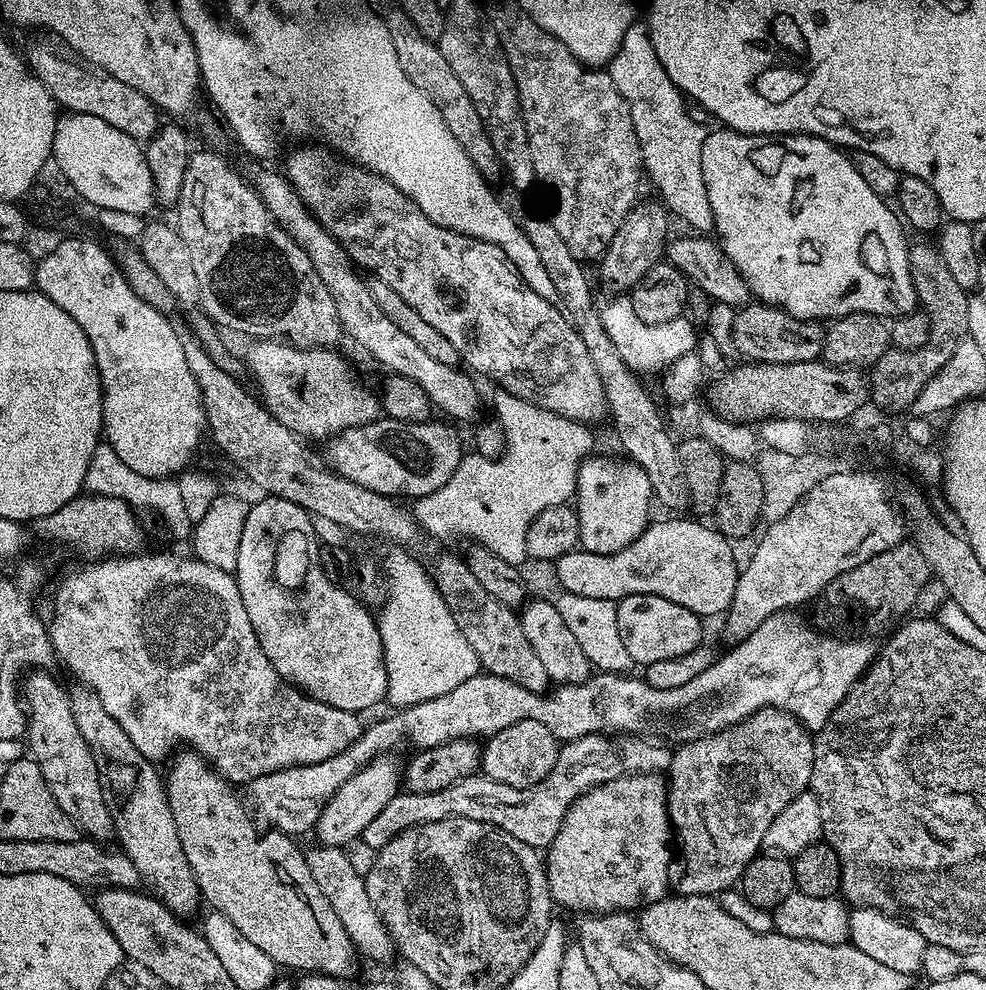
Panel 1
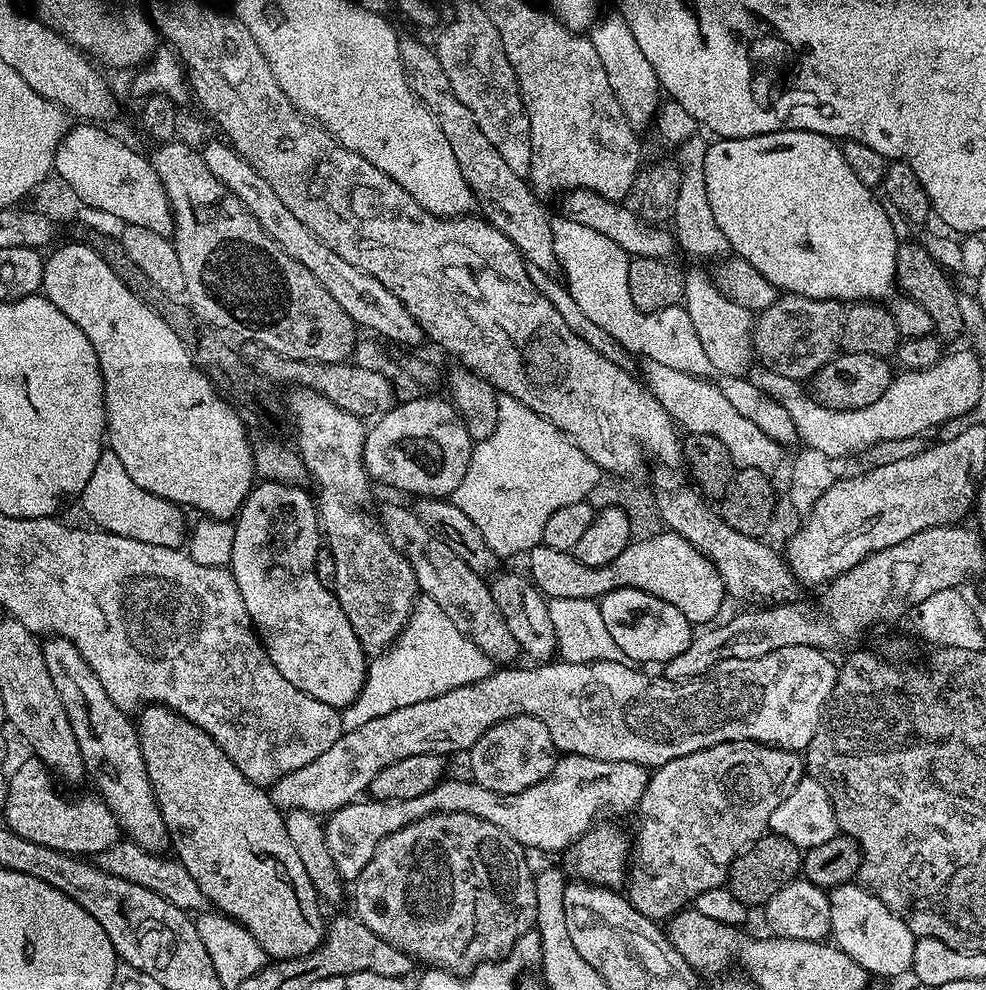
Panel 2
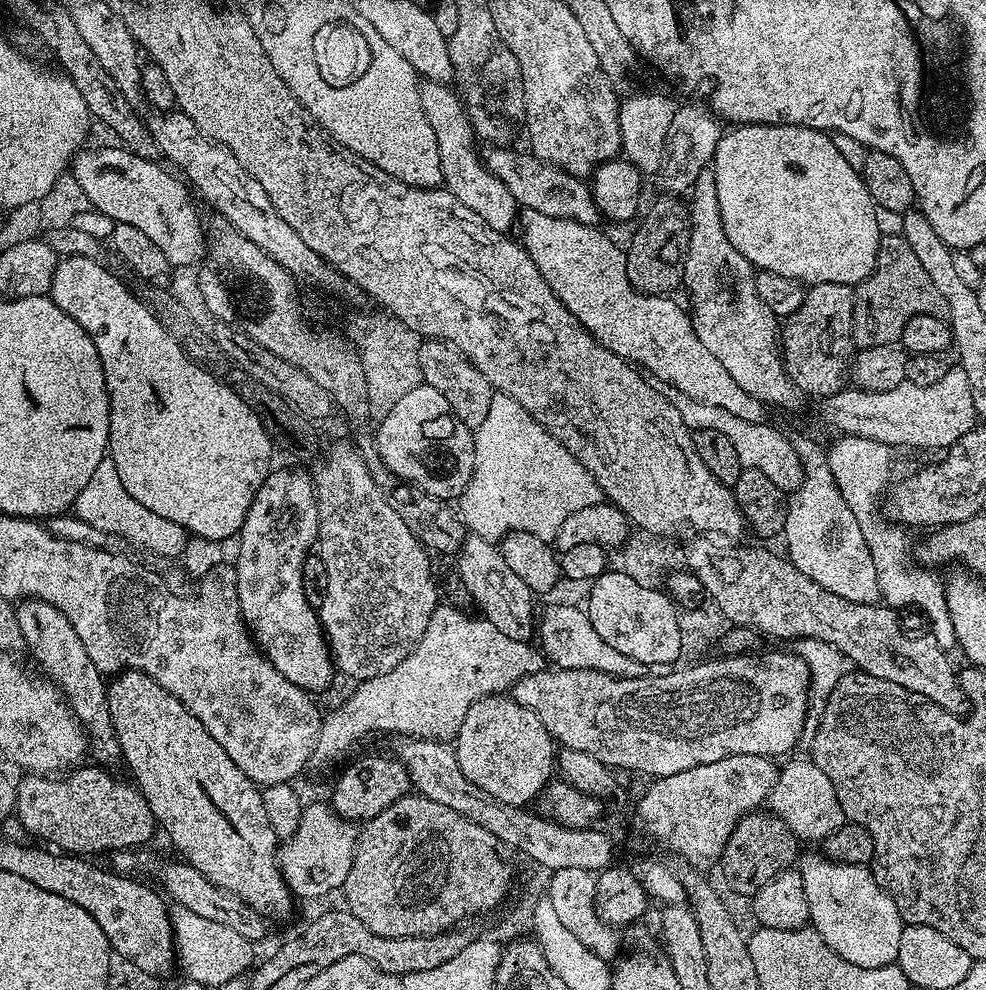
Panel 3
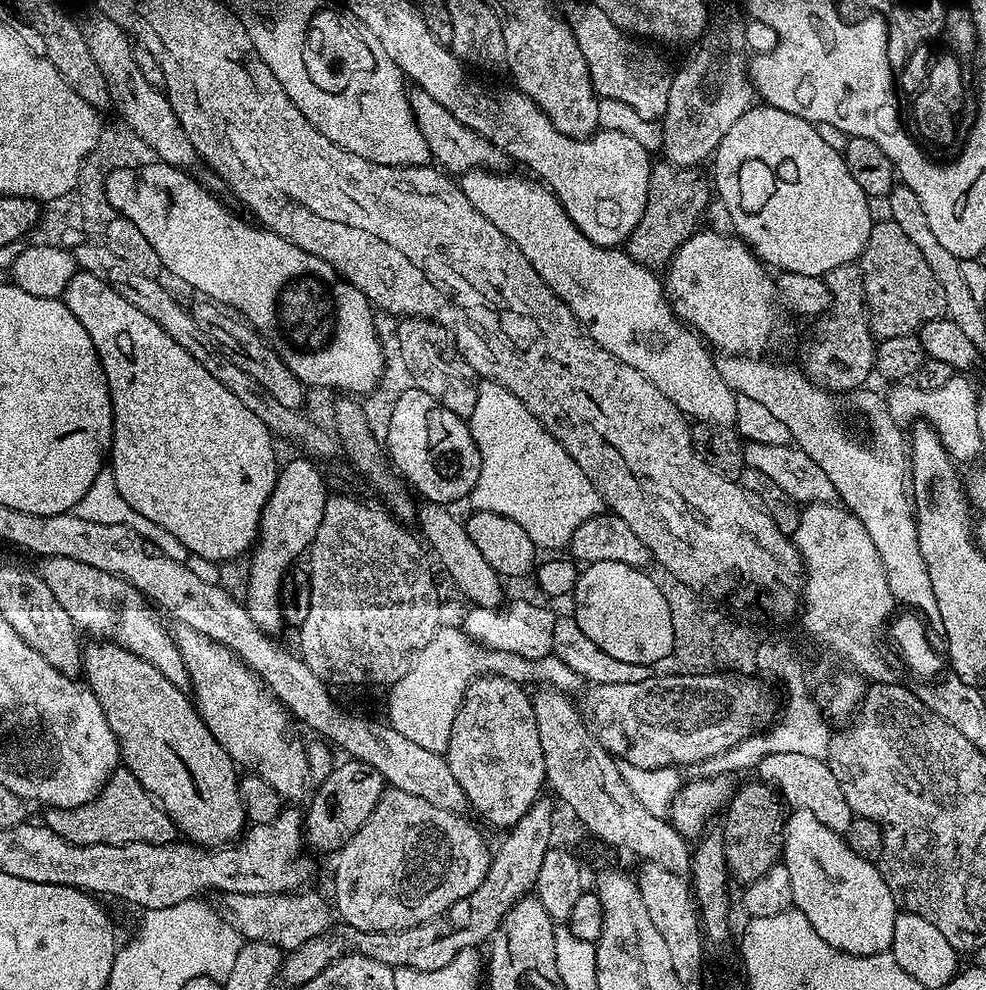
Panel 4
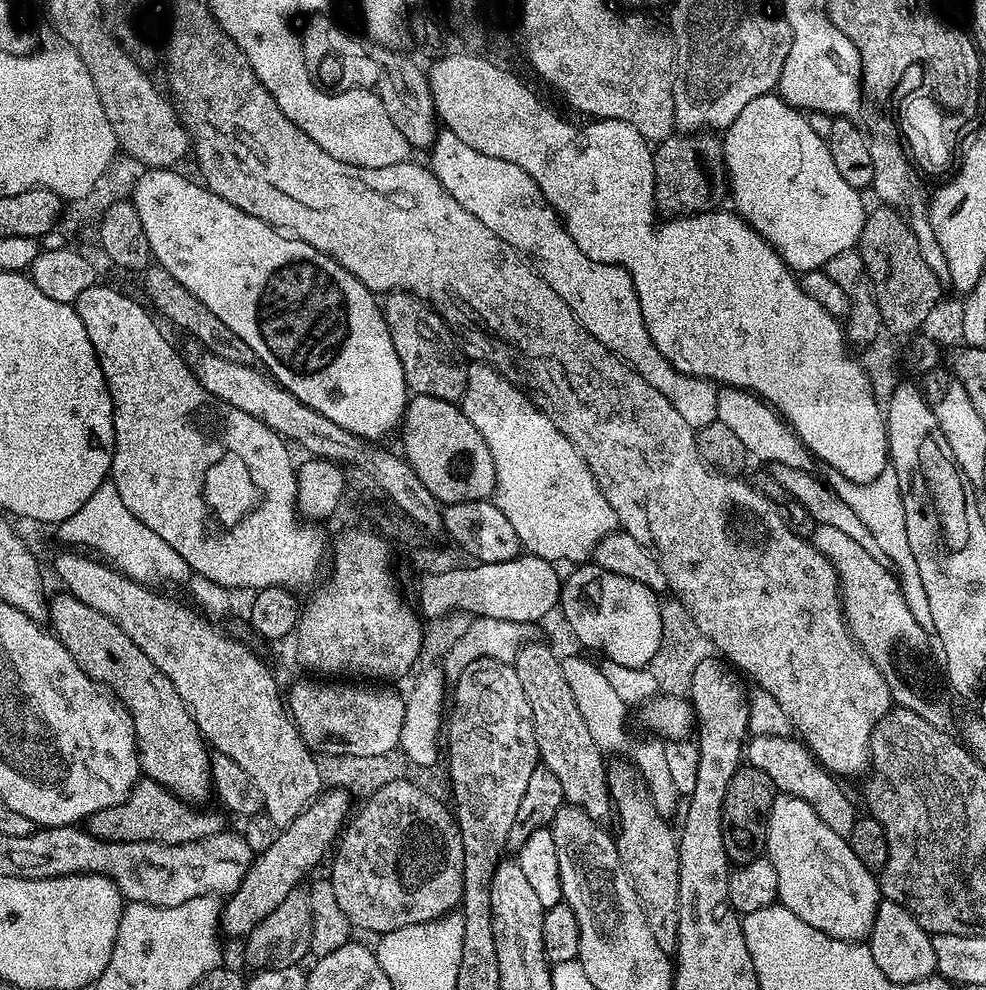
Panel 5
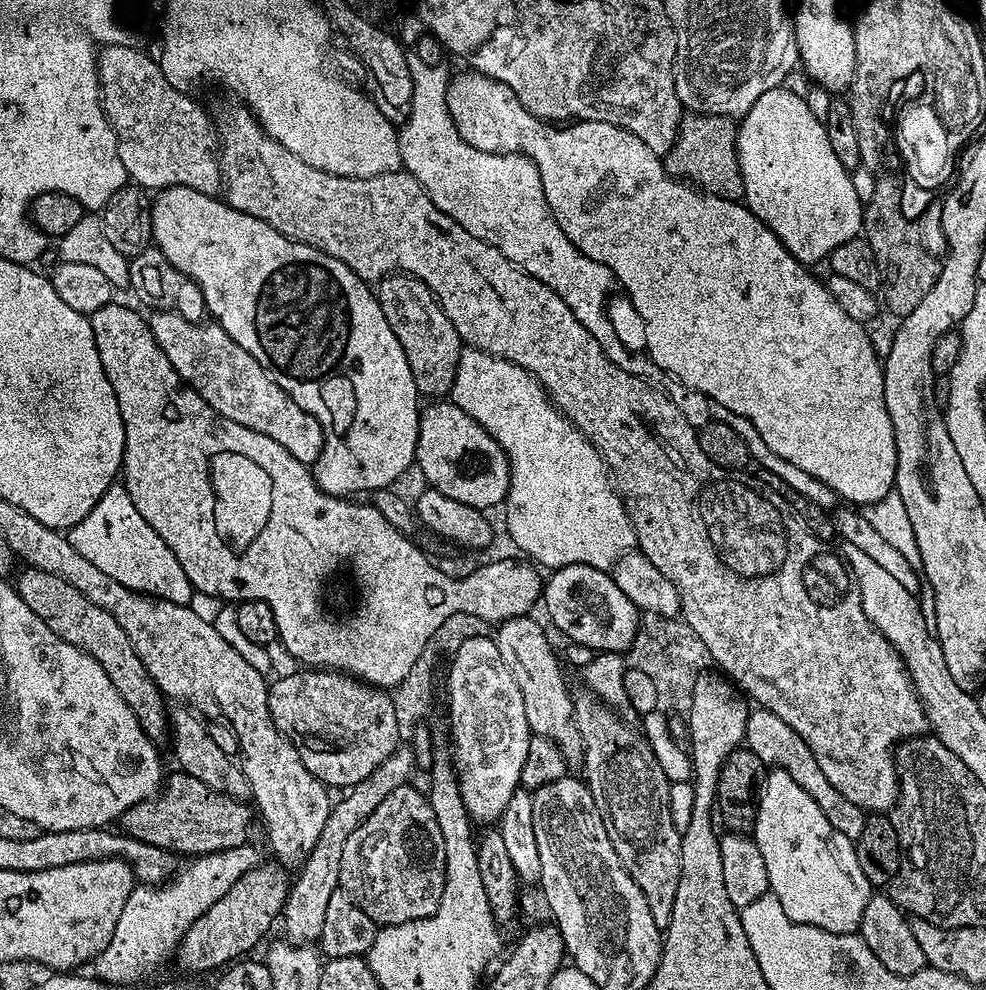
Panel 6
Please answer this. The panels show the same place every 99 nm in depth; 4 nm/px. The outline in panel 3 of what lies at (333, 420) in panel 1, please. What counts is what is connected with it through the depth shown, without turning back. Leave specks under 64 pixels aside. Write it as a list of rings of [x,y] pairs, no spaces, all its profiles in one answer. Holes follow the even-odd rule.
[[[355,443],[334,445],[332,453],[327,453],[322,466],[317,467],[316,470],[314,487],[318,506],[318,554],[322,558],[322,564],[326,566],[326,594],[318,605],[320,623],[328,637],[332,659],[341,673],[345,672],[352,682],[378,678],[382,674],[394,670],[394,666],[398,666],[398,662],[406,659],[416,649],[416,644],[422,638],[422,634],[426,634],[426,626],[430,626],[430,618],[438,603],[436,580],[432,577],[431,558],[433,559],[433,557],[430,555],[429,549],[421,544],[420,539],[414,534],[410,534],[410,526],[406,526],[406,522],[402,522],[402,518],[398,518],[398,513],[391,508],[390,502],[386,502],[386,498],[382,498],[382,490],[378,490],[374,478],[370,478],[370,470]]]

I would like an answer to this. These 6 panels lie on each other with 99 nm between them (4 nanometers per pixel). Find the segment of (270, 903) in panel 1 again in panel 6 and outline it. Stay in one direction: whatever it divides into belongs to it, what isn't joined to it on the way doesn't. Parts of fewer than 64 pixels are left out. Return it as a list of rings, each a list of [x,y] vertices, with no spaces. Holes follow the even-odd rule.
[[[25,567],[23,571],[14,580],[16,593],[20,595],[22,602],[26,602],[26,606],[30,606],[30,610],[34,610],[34,614],[38,614],[38,618],[42,618],[42,622],[46,622],[46,626],[50,626],[50,630],[58,634],[58,638],[90,654],[90,658],[94,658],[94,662],[98,662],[98,666],[106,670],[106,678],[110,678],[110,682],[114,682],[114,690],[118,690],[118,694],[126,698],[126,706],[134,710],[142,730],[146,730],[151,740],[159,741],[160,735],[163,732],[165,735],[166,732],[166,697],[154,678],[150,678],[146,666],[142,666],[142,658],[138,658],[134,646],[130,646],[126,630],[122,630],[122,626],[118,626],[115,618],[102,610],[102,606],[94,606],[94,602],[90,602],[90,598],[86,598],[82,590],[74,590],[74,586],[62,582],[62,578],[46,574],[37,568]]]

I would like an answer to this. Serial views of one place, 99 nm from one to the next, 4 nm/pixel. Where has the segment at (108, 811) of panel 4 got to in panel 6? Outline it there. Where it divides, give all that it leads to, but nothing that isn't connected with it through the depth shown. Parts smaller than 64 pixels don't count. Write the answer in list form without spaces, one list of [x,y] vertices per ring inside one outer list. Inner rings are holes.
[[[179,770],[173,772],[173,776],[171,773],[163,781],[155,796],[130,806],[130,810],[121,814],[118,828],[123,835],[181,857],[184,855],[184,858],[234,850],[249,843],[254,812],[245,801],[235,800],[230,794],[222,794],[218,790],[210,790],[206,782],[190,778],[190,774]]]

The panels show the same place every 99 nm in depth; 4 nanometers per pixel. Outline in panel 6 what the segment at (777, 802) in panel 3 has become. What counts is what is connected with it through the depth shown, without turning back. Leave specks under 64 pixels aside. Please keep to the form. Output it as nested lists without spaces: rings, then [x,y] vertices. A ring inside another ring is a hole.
[[[768,706],[757,708],[760,708],[757,712],[755,709],[749,711],[748,714],[748,725],[744,731],[746,747],[754,754],[758,754],[758,758],[762,758],[765,766],[771,766],[773,769],[780,769],[790,774],[790,777],[794,778],[807,794],[810,794],[810,798],[818,802],[818,810],[826,814],[830,826],[834,826],[838,834],[846,834],[846,838],[854,842],[862,834],[866,819],[864,809],[854,806],[850,798],[834,790],[834,786],[826,779],[826,774],[822,774],[822,769],[818,767],[814,754],[810,754],[810,746],[806,746],[806,742],[802,742],[802,738],[798,738],[798,734],[794,734],[794,730],[790,730],[790,726],[782,722],[782,718],[778,718],[775,710]]]

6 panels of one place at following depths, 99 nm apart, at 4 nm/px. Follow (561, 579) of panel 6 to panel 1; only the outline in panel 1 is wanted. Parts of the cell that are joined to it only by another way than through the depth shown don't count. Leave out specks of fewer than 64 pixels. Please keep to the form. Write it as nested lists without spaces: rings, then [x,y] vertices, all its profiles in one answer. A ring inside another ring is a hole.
[[[634,594],[619,601],[616,608],[618,634],[633,665],[643,666],[650,662],[663,662],[666,658],[690,656],[694,649],[705,643],[705,621],[686,610],[686,606],[666,602],[666,598],[658,598],[654,594]]]

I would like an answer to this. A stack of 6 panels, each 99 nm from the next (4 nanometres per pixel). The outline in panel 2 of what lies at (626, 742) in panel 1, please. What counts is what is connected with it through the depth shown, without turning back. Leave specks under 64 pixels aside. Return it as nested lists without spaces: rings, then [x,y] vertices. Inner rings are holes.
[[[564,754],[557,759],[556,765],[534,786],[522,790],[518,794],[500,796],[494,790],[486,790],[486,786],[473,782],[471,779],[451,780],[445,778],[436,784],[426,794],[418,794],[418,798],[409,800],[374,800],[371,798],[361,799],[359,802],[347,804],[327,817],[324,824],[324,834],[330,854],[340,870],[341,877],[355,878],[360,875],[360,871],[372,861],[372,856],[376,852],[376,847],[390,834],[405,828],[410,822],[416,822],[427,816],[432,816],[435,812],[442,814],[474,814],[486,822],[494,822],[502,830],[510,834],[510,838],[523,844],[525,849],[537,848],[540,852],[560,852],[572,847],[580,837],[597,823],[600,808],[604,812],[626,812],[630,808],[635,809],[639,805],[642,794],[648,785],[649,769],[643,764],[634,762],[610,762],[609,760],[599,760],[589,756],[573,756]]]

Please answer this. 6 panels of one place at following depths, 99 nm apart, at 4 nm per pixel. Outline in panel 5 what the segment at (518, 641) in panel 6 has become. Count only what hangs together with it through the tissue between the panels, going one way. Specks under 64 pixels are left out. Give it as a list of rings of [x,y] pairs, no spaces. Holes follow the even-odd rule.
[[[529,642],[518,650],[514,667],[518,674],[518,682],[522,682],[522,690],[526,690],[526,702],[530,702],[539,763],[549,768],[558,777],[558,782],[562,782],[562,794],[569,805],[581,808],[597,822],[603,821],[603,816],[613,811],[608,795],[605,753],[601,752],[594,738],[590,738],[590,730],[586,730],[586,721],[582,719],[582,714],[578,710],[578,702],[574,702],[574,694],[570,690],[570,685],[566,683],[566,674],[560,665],[561,657],[555,656],[546,645],[536,643]]]

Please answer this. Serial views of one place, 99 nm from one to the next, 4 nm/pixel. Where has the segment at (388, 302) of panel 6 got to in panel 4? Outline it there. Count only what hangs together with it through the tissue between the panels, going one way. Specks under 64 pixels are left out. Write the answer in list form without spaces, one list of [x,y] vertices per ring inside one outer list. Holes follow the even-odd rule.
[[[409,316],[395,325],[394,344],[400,347],[399,359],[404,360],[409,371],[411,383],[418,390],[426,390],[430,398],[442,402],[450,414],[470,418],[474,406],[478,403],[481,377],[472,369],[471,359],[466,358],[452,345],[449,329],[435,324],[432,320],[423,320],[421,316]]]

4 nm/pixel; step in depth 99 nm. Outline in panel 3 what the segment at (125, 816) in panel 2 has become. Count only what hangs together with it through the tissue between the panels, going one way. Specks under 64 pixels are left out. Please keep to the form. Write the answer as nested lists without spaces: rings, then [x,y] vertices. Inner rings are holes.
[[[35,598],[19,601],[15,605],[15,610],[26,652],[36,659],[35,667],[59,686],[60,693],[72,707],[72,713],[78,718],[85,736],[88,737],[88,752],[96,759],[93,761],[100,766],[112,766],[108,764],[119,761],[122,755],[108,705],[105,673],[100,672],[98,666],[94,666],[90,654],[86,654],[86,646],[82,646],[82,638],[78,638],[74,626],[70,626],[62,610],[50,606],[50,602],[42,602]]]

